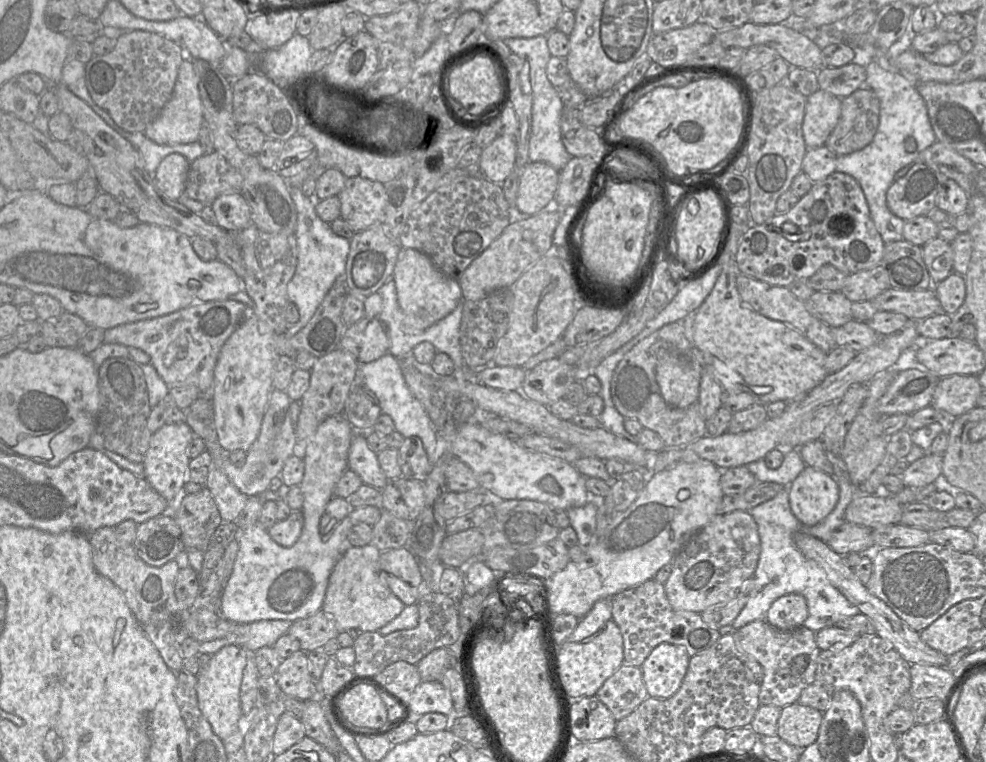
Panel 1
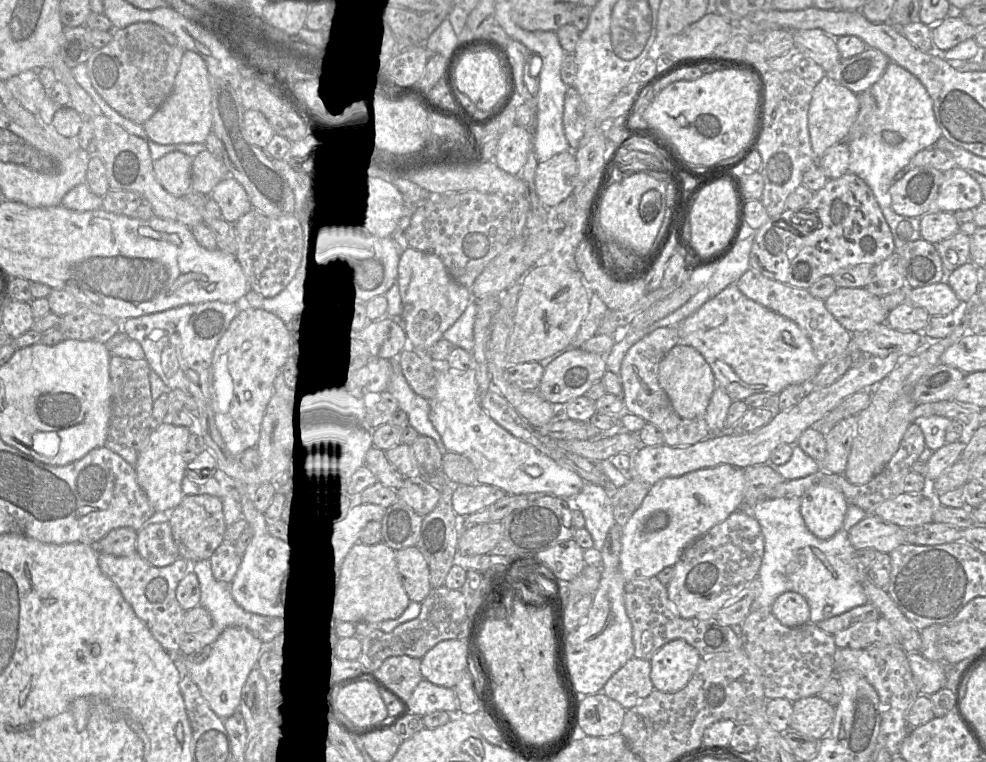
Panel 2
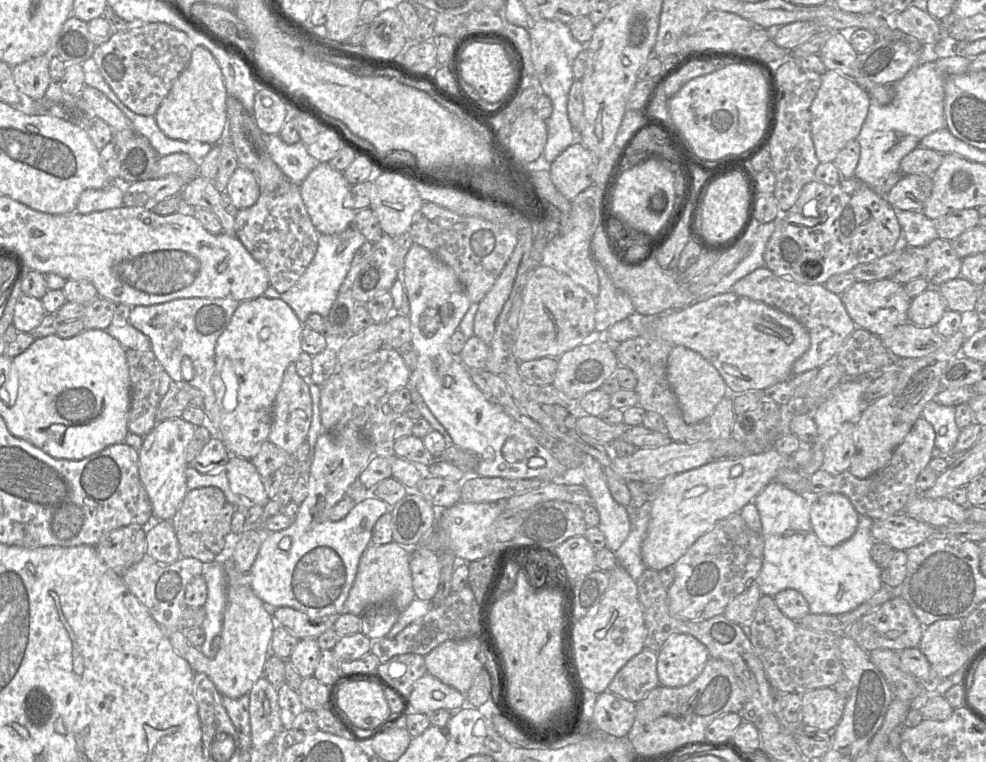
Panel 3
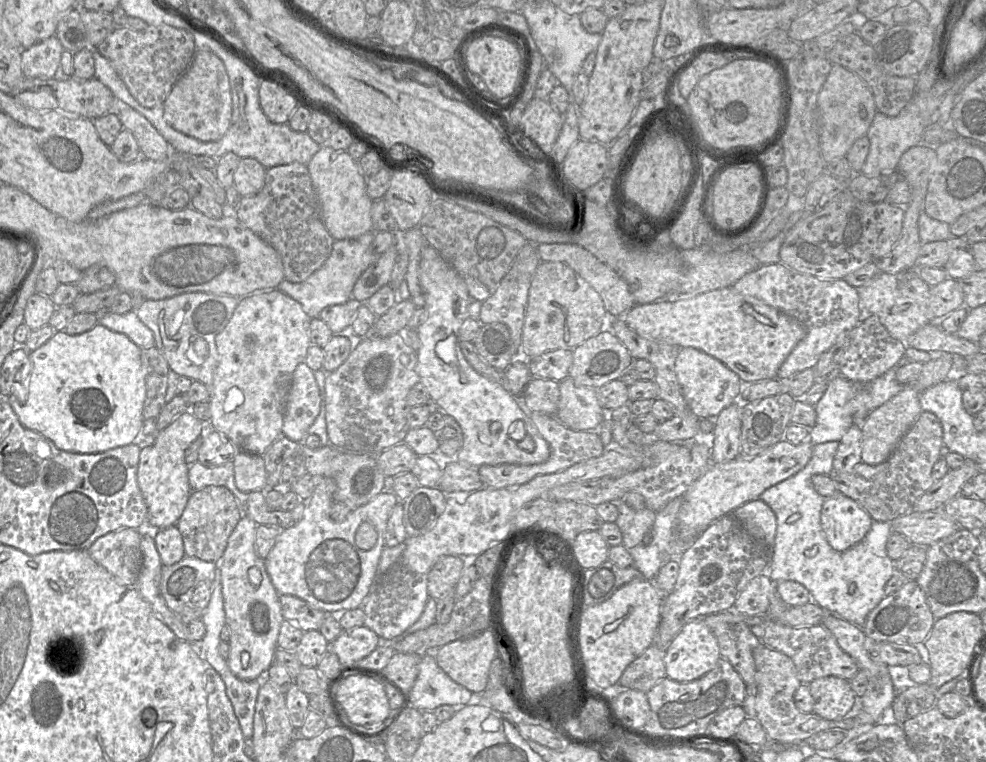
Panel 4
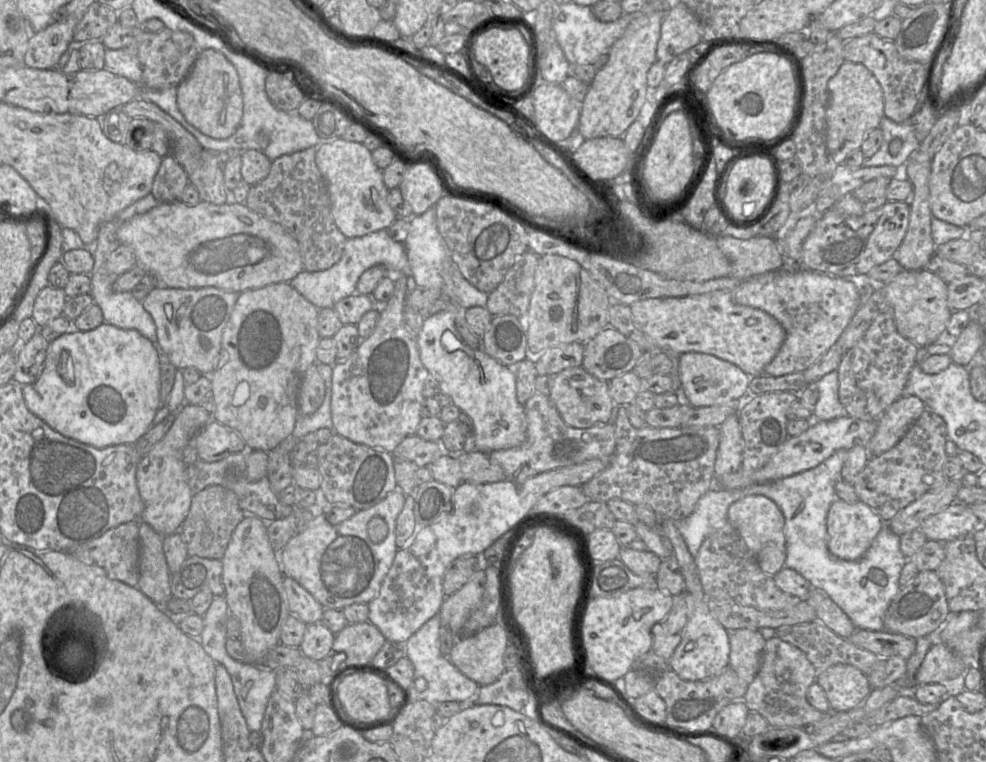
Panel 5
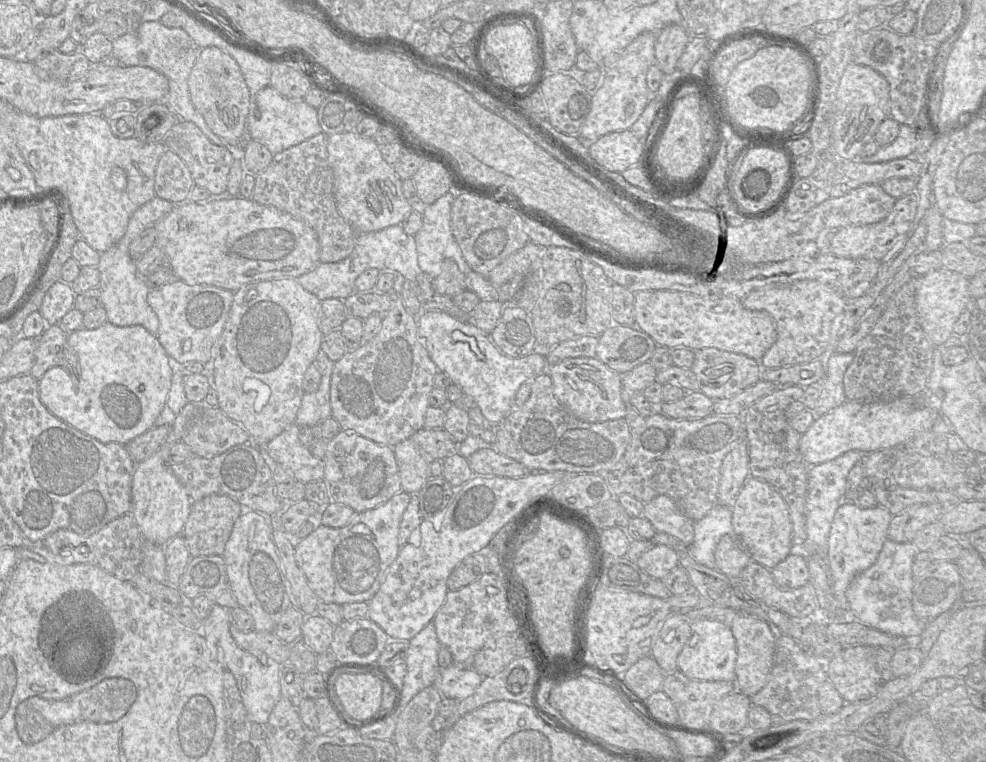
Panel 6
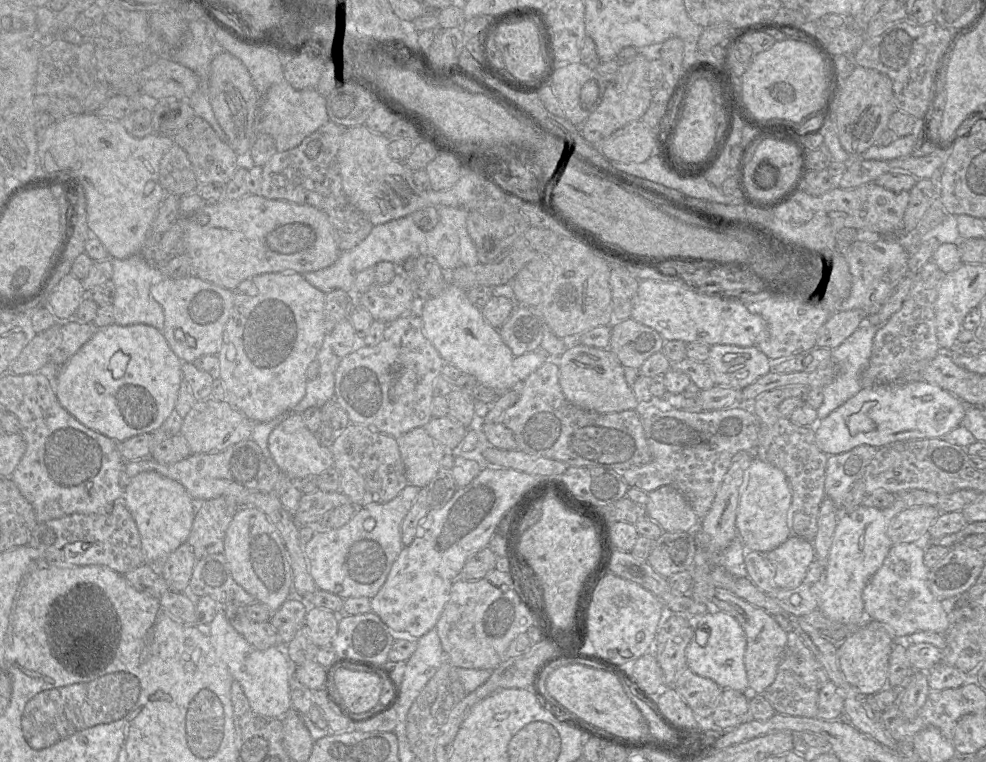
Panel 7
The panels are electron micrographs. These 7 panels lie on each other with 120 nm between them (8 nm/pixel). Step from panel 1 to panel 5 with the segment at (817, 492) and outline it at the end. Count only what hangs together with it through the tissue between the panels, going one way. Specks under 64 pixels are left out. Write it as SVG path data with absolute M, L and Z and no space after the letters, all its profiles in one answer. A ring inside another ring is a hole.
M836 499L827 514L828 549L841 560L857 560L871 546L884 521L865 503Z

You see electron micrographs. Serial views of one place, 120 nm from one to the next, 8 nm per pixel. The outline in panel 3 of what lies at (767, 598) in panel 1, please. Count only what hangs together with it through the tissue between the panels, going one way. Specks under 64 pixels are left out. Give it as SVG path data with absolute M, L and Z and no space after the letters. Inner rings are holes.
M770 482L754 499L758 509L764 541L763 564L754 582L760 586L762 595L774 597L784 589L792 588L803 594L813 614L842 614L858 608L882 587L881 567L871 558L871 548L875 543L871 535L874 520L860 516L854 535L836 547L828 547L815 535L810 521L811 499L796 493L779 482Z

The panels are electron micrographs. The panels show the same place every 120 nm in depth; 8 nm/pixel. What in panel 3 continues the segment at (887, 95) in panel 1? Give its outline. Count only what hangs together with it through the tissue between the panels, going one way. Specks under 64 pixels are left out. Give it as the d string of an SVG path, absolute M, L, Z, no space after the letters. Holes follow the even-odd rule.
M937 60L918 64L905 77L894 84L895 97L890 104L880 105L871 98L867 117L856 138L861 148L859 162L854 172L856 178L865 182L869 187L875 187L879 183L883 183L890 173L899 171L903 157L917 148L925 136L945 127L944 86L947 77L951 75L955 74L950 74L950 70L941 69L937 65ZM894 210L908 247L924 247L938 238L934 221L923 211Z

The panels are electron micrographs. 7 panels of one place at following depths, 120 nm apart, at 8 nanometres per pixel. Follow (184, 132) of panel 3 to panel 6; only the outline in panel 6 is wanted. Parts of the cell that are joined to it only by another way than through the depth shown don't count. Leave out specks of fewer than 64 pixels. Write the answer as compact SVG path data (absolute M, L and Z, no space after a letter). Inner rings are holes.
M217 47L200 50L188 79L192 104L203 116L209 129L229 144L237 144L245 136L250 109L250 94L237 62Z

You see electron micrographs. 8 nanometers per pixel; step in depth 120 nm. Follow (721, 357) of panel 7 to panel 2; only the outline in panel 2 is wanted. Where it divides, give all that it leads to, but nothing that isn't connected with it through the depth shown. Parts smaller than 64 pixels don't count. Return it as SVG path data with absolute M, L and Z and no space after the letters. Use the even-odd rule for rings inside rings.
M679 343L660 361L658 382L667 394L674 411L683 419L704 416L717 386L714 374L704 357L693 347Z

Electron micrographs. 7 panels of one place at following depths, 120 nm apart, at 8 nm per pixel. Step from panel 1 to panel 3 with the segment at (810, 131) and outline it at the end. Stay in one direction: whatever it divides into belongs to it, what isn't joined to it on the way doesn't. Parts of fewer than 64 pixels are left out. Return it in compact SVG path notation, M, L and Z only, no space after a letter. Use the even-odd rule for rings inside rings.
M826 69L821 86L810 107L811 135L819 162L833 162L838 153L859 135L867 117L871 97L852 78L837 70Z

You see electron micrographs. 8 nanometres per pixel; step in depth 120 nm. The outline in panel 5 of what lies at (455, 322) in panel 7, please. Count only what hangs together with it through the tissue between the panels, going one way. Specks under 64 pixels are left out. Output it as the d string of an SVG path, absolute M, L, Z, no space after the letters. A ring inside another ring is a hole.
M449 302L445 310L425 317L416 338L420 359L430 375L438 381L441 392L451 397L453 404L471 418L476 451L489 454L496 450L518 447L526 439L527 419L524 406L517 400L514 370L502 365L482 349L472 349L462 341L455 325L458 311L459 308Z

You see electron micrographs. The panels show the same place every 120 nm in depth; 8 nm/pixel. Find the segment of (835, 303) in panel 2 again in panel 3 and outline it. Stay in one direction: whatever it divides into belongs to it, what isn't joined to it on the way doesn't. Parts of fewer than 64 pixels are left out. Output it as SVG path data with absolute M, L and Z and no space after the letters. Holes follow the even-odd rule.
M890 278L855 282L840 297L855 325L873 334L884 336L895 327L908 322L908 308L912 298L907 294L904 284Z

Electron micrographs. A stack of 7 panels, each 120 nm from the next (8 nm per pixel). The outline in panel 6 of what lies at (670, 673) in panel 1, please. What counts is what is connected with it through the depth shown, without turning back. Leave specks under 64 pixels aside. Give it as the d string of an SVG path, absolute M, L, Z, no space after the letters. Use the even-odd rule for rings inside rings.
M659 495L645 504L642 515L656 532L667 533L689 546L694 539L694 521L666 495ZM691 621L691 635L677 658L677 669L685 676L701 681L735 681L736 641L731 628L719 621Z

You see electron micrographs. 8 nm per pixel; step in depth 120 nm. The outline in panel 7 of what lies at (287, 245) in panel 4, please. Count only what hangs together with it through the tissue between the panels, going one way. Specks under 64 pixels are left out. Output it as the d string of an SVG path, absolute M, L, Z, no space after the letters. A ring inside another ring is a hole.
M329 120L297 147L274 154L262 168L260 188L260 195L265 198L308 204L323 211L332 225L334 240L340 252L357 246L374 227L350 204L342 188L338 151L346 129Z

